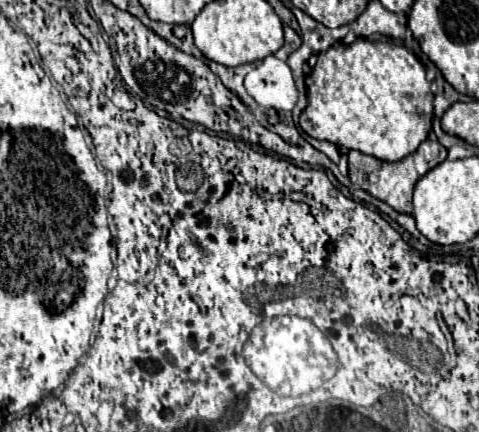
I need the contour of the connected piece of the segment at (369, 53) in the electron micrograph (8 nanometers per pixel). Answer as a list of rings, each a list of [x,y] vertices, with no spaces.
[[[360,38],[358,42],[350,44],[350,46],[344,46],[344,44],[334,44],[332,48],[328,48],[326,52],[320,52],[318,54],[318,62],[312,70],[312,86],[308,86],[308,106],[304,108],[304,112],[300,114],[300,128],[316,138],[316,140],[328,140],[336,146],[344,146],[348,150],[358,150],[362,154],[368,154],[368,156],[374,156],[378,160],[386,160],[386,162],[396,162],[396,160],[402,160],[404,156],[412,154],[420,142],[426,140],[430,128],[432,128],[432,100],[434,100],[434,94],[430,90],[430,82],[426,80],[426,70],[424,65],[420,62],[418,57],[412,52],[408,52],[404,46],[388,40],[388,42],[380,42],[380,40],[366,40],[366,38]]]

